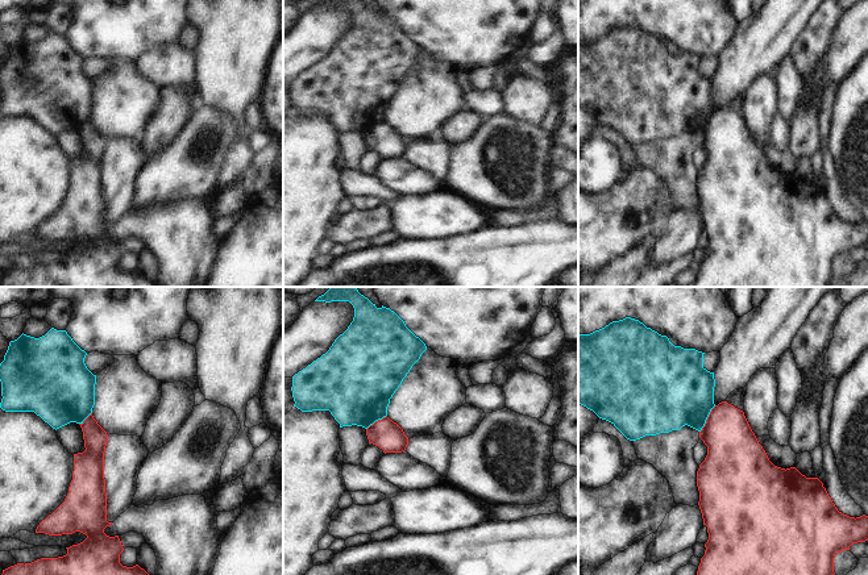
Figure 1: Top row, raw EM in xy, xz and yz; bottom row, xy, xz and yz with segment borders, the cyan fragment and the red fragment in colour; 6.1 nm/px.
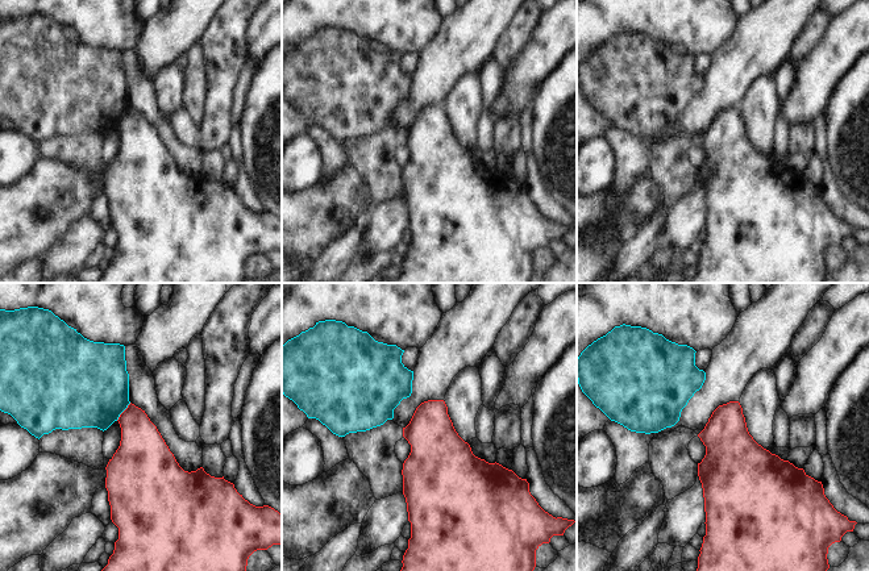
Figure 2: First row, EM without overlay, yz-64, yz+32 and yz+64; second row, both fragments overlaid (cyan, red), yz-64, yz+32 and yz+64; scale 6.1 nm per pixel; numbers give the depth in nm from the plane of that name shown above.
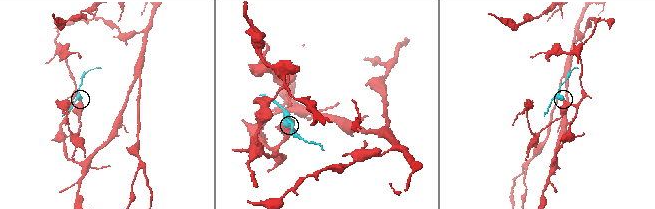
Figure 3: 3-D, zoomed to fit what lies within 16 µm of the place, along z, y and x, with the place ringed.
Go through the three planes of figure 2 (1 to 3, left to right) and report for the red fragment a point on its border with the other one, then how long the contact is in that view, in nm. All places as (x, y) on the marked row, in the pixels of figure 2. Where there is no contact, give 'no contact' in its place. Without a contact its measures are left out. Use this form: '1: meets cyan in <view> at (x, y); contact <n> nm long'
1: meets cyan in yz-64 at (123, 411); contact 140 nm long
2: no contact
3: no contact

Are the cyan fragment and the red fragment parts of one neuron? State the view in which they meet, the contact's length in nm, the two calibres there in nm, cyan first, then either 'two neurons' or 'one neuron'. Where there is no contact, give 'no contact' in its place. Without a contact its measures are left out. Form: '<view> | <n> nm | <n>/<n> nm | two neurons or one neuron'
yz | 190 nm | 440/320 nm | two neurons

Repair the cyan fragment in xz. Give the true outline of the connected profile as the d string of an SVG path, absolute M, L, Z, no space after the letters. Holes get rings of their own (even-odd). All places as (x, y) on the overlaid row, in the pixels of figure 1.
M331 287L315 301L349 301L354 308L354 317L348 329L335 339L325 354L292 376L294 407L302 412L329 411L340 428L357 425L367 429L375 421L387 416L390 399L427 350L427 346L394 311L383 305L377 308L375 304L358 292L357 287Z

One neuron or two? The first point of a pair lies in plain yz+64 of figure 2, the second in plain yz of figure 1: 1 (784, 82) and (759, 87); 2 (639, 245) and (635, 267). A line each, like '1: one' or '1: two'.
1: two
2: one

